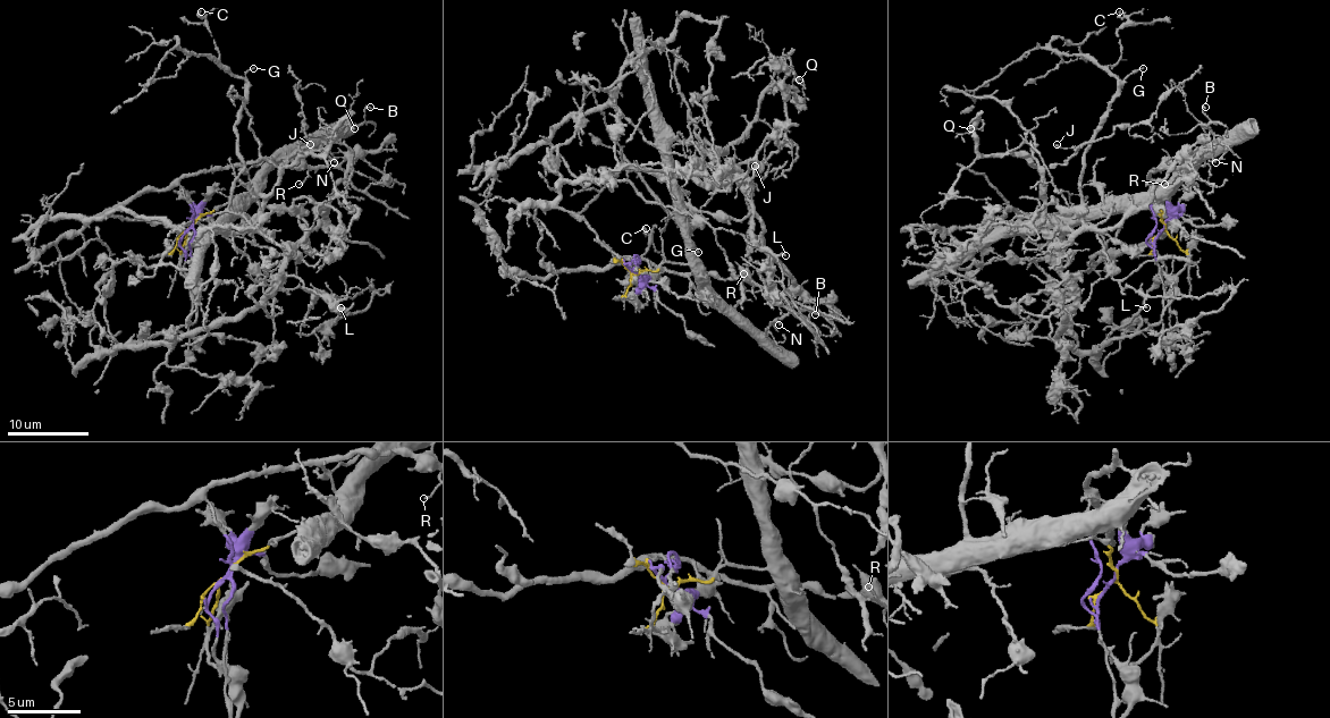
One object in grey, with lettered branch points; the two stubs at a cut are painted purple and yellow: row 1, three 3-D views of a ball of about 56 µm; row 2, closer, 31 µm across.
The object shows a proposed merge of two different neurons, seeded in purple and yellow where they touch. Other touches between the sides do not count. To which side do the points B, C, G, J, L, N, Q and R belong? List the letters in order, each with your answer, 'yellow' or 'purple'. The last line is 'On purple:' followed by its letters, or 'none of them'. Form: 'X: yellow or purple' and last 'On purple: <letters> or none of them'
B: yellow
C: yellow
G: yellow
J: yellow
L: purple
N: yellow
Q: yellow
R: purple
On purple: L, R

